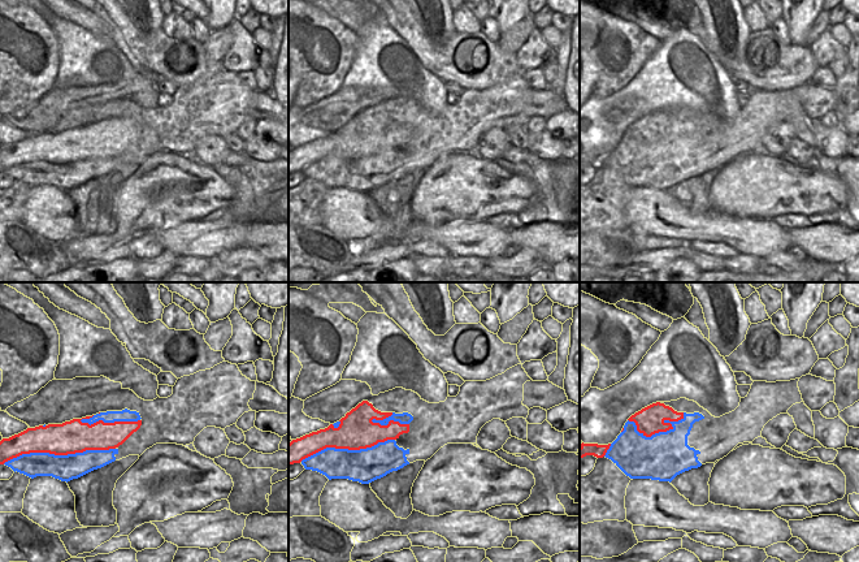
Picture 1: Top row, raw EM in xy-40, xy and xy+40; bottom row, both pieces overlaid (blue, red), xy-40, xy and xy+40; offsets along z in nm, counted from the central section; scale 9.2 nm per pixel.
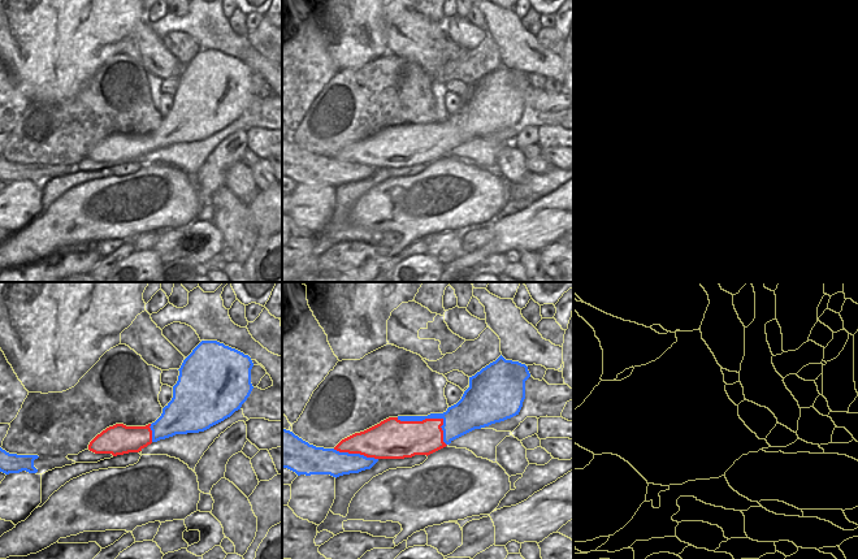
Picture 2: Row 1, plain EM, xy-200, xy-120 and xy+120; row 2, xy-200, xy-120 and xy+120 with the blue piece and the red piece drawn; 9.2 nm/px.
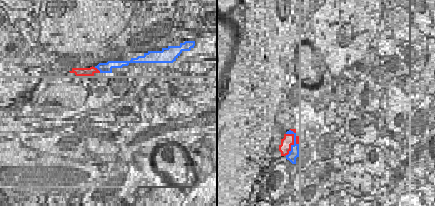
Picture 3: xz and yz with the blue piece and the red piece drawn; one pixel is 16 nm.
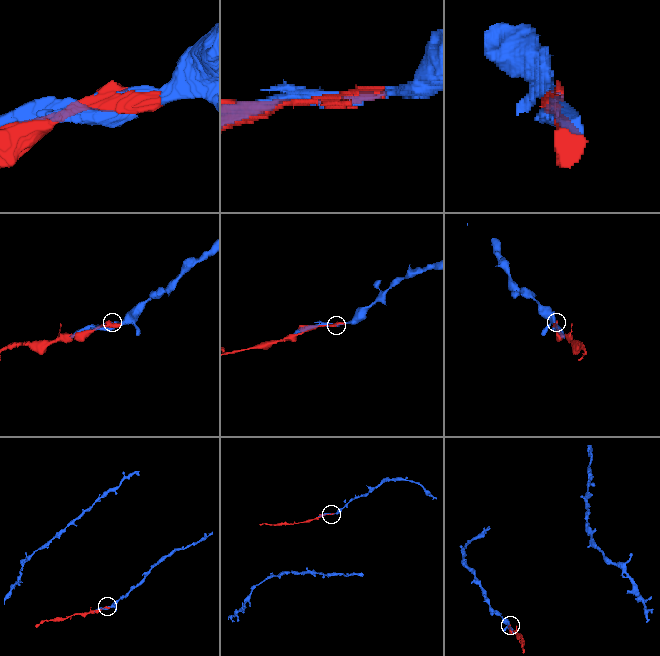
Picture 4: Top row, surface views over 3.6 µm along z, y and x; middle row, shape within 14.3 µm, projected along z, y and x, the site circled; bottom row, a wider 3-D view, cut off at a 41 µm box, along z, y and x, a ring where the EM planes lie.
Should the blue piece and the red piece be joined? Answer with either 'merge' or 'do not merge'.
merge

